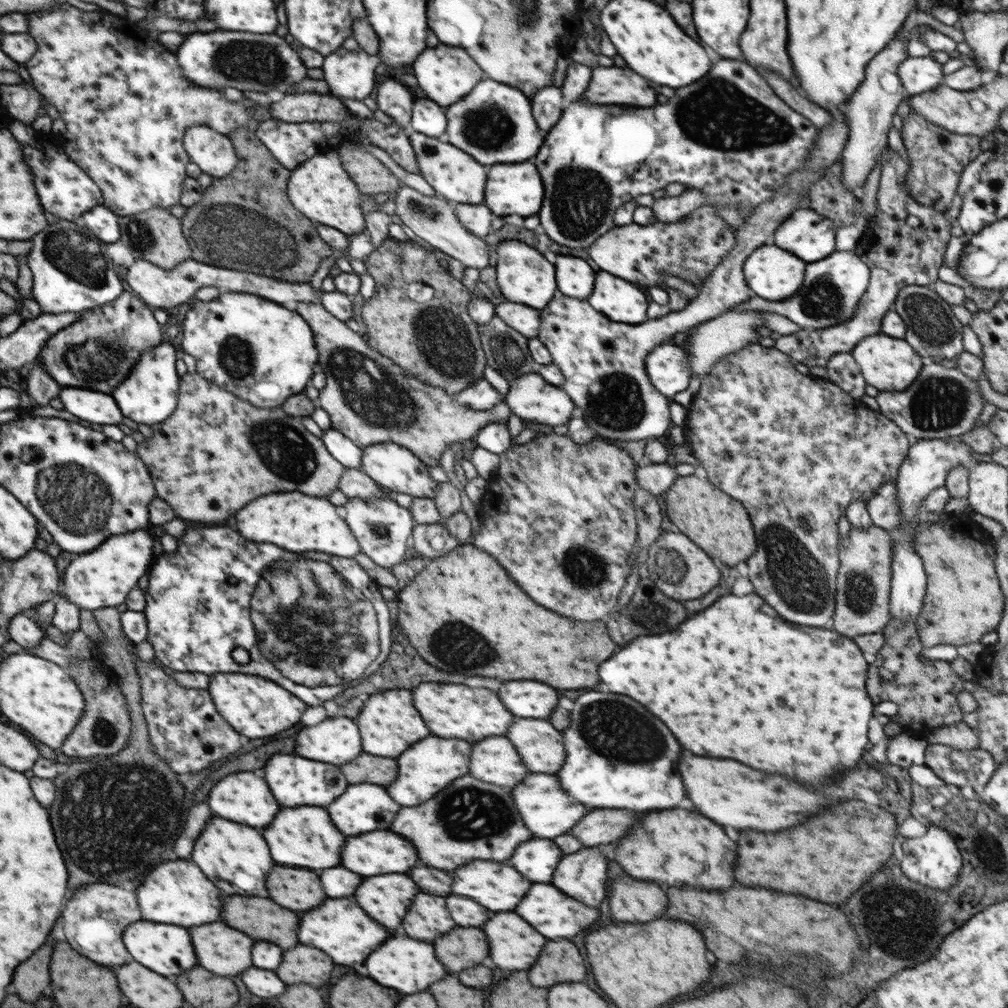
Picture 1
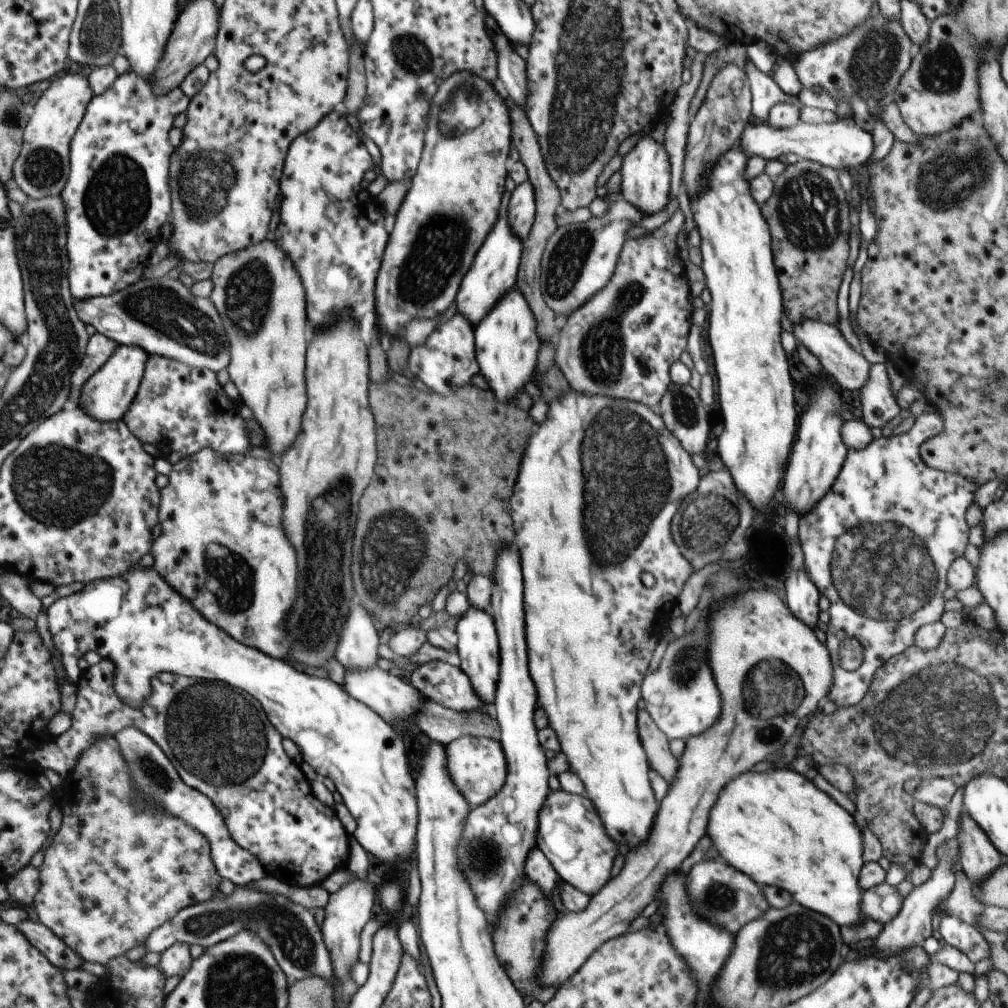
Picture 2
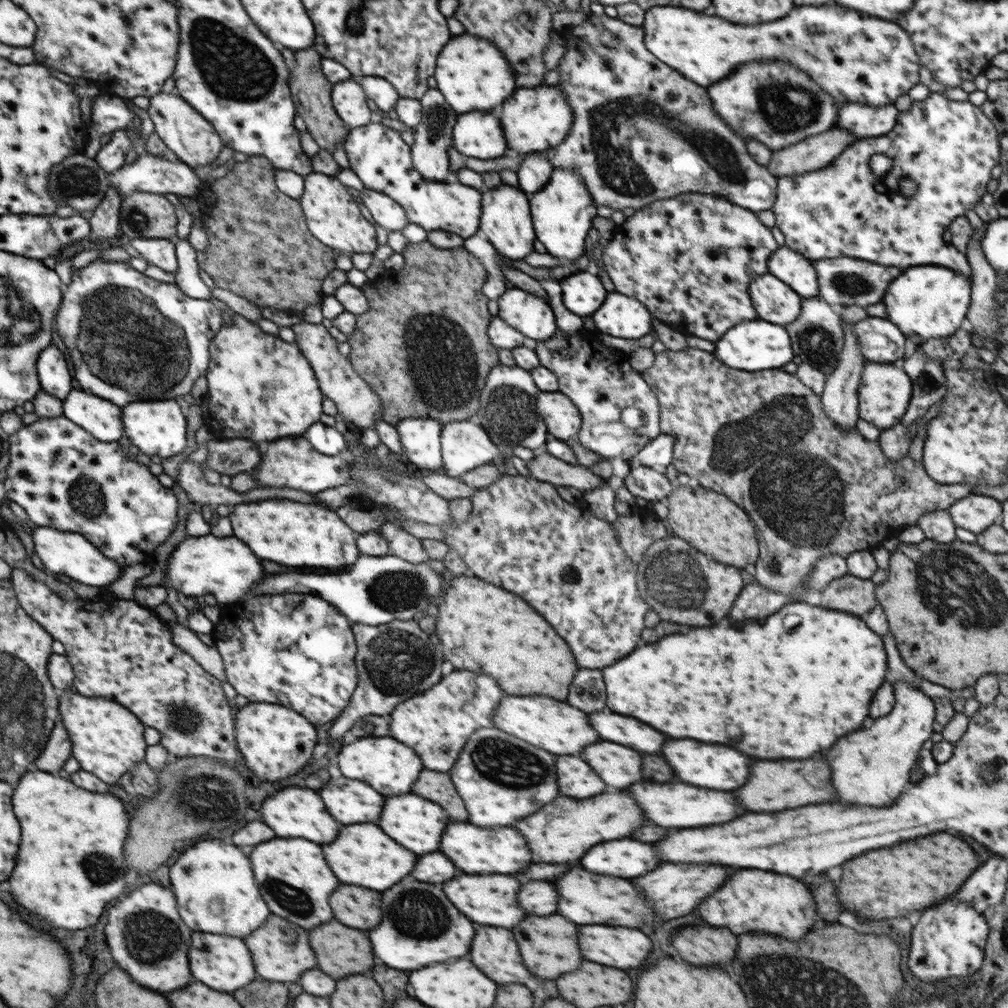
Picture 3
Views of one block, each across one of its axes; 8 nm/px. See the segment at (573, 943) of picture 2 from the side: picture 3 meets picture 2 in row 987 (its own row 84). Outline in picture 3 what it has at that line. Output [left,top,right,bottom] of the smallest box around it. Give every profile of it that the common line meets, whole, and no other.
[500,83,574,156]

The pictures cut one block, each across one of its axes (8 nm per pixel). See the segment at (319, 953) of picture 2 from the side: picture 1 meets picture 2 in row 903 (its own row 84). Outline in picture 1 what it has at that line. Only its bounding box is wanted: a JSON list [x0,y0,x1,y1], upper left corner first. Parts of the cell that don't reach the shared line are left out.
[174,29,308,94]

